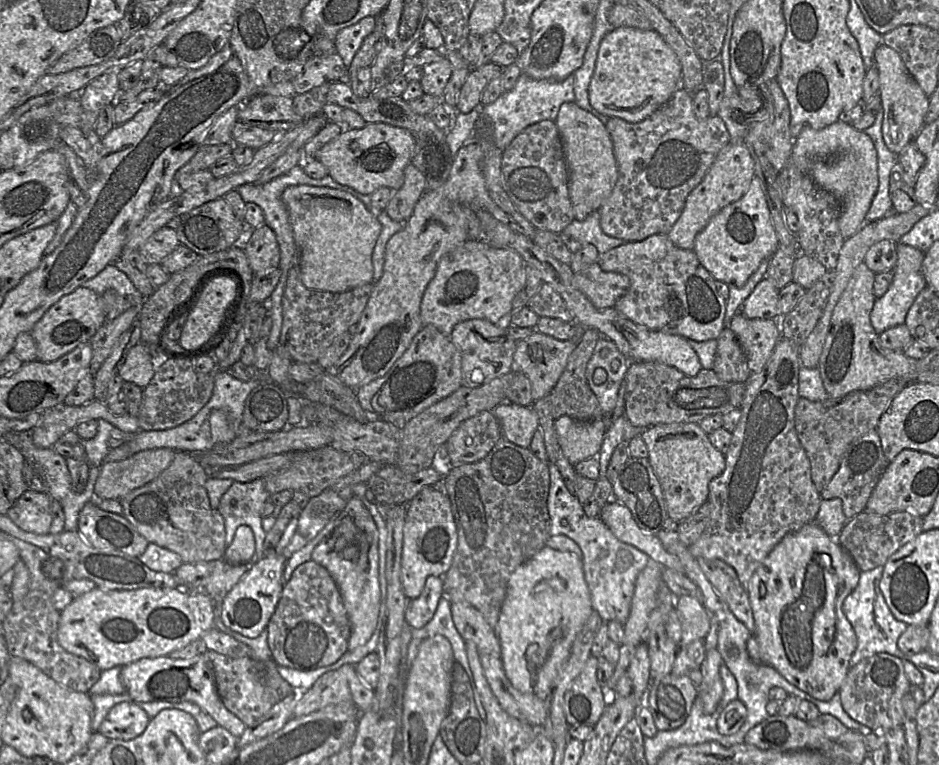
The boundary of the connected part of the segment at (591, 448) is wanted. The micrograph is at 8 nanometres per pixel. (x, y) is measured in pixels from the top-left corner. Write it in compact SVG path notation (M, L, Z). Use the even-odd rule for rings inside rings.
M567 415L555 419L554 429L563 454L573 465L598 453L606 431L602 418L578 421Z

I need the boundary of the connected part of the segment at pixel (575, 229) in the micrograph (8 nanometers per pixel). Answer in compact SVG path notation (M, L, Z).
M593 211L583 221L574 219L562 233L572 236L582 245L593 244L600 255L625 243L623 239L606 234L601 228L600 220L600 211Z

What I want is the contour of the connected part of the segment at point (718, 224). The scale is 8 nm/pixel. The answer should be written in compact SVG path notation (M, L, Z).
M754 176L747 192L736 202L722 208L696 236L693 250L715 280L743 287L761 262L772 257L778 247L761 181Z

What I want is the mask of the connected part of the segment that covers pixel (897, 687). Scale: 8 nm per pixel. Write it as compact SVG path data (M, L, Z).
M878 653L851 668L838 692L843 709L853 720L872 732L882 732L903 725L902 699L912 687L904 671L903 660Z

